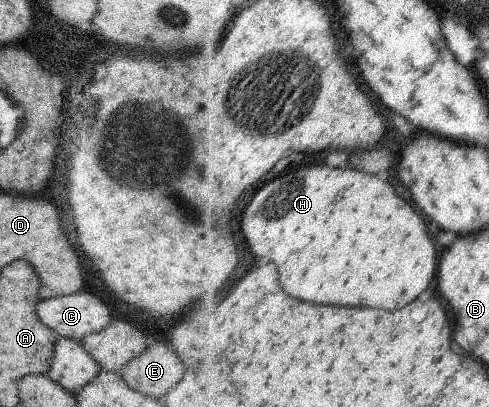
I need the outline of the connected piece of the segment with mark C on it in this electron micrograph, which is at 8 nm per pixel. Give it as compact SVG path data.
M84 289L72 295L40 300L36 306L36 315L46 327L56 331L60 338L73 339L79 343L87 335L102 331L113 319L104 301Z

